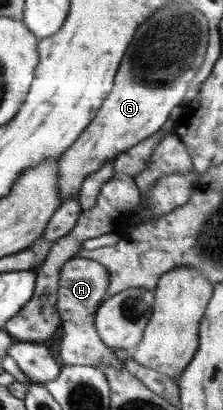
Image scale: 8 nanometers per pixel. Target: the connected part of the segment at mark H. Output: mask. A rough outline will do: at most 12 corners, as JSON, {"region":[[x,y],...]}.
{"region":[[101,263],[61,266],[56,305],[63,365],[126,370],[99,338],[95,313],[109,276]]}

